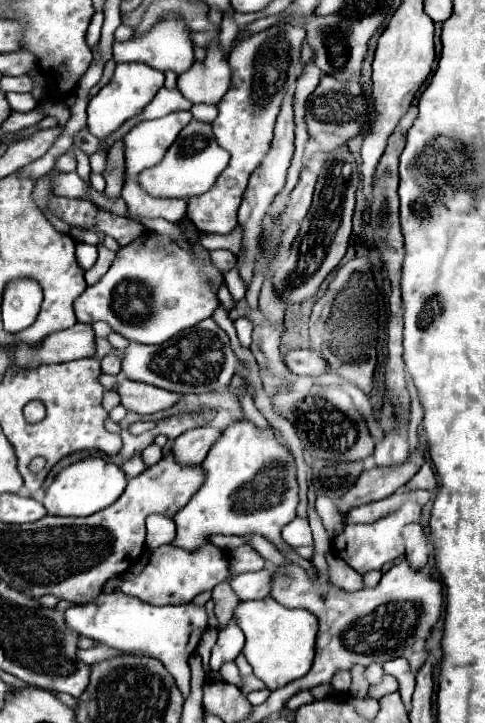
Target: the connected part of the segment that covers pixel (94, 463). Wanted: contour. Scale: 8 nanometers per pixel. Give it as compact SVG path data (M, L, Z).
M87 458L63 468L45 492L43 506L51 516L91 516L111 506L125 490L127 478L119 466L101 458Z

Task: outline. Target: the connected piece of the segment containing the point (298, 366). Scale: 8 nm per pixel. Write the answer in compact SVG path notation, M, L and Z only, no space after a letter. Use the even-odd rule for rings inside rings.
M289 350L283 354L285 364L295 374L305 376L319 376L323 372L329 372L329 366L325 366L325 360L315 350Z

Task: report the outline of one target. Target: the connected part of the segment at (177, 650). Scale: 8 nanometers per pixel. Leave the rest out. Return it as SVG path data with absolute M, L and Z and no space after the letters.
M121 590L111 594L101 593L87 604L75 604L65 612L65 622L75 634L83 634L99 644L119 648L125 652L147 652L161 660L169 674L175 678L183 698L191 692L191 668L189 658L195 652L201 634L207 630L207 612L203 606L181 604L181 606L153 606L139 598L127 596Z

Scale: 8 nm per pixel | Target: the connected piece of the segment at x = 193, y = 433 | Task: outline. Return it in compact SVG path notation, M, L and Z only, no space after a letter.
M217 428L187 430L173 442L175 460L183 466L199 466L205 460L209 446L217 440L217 434Z

